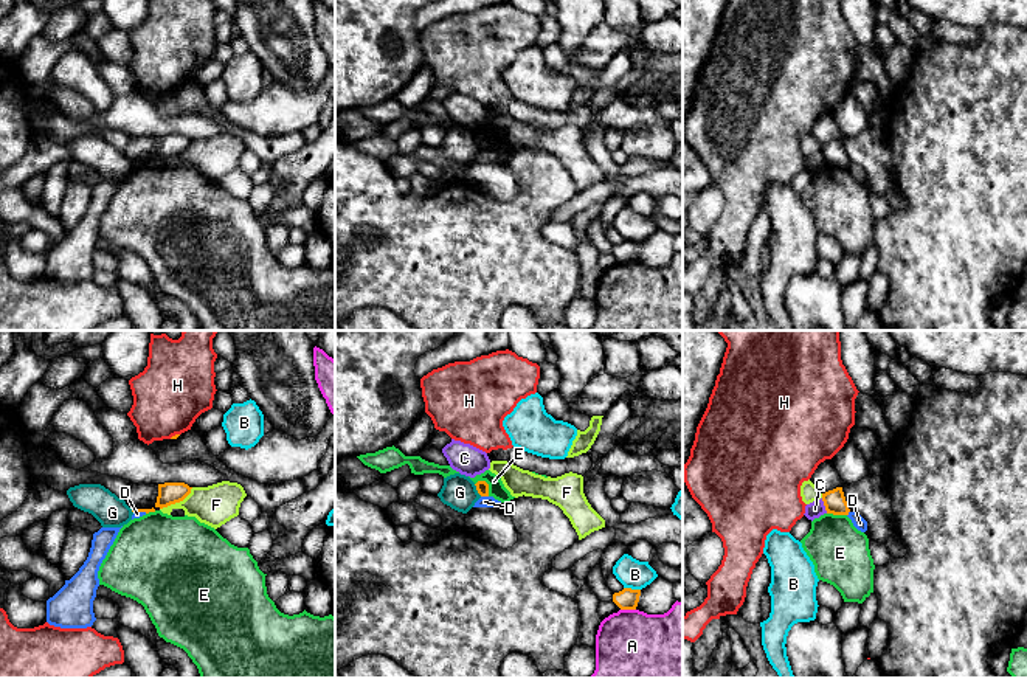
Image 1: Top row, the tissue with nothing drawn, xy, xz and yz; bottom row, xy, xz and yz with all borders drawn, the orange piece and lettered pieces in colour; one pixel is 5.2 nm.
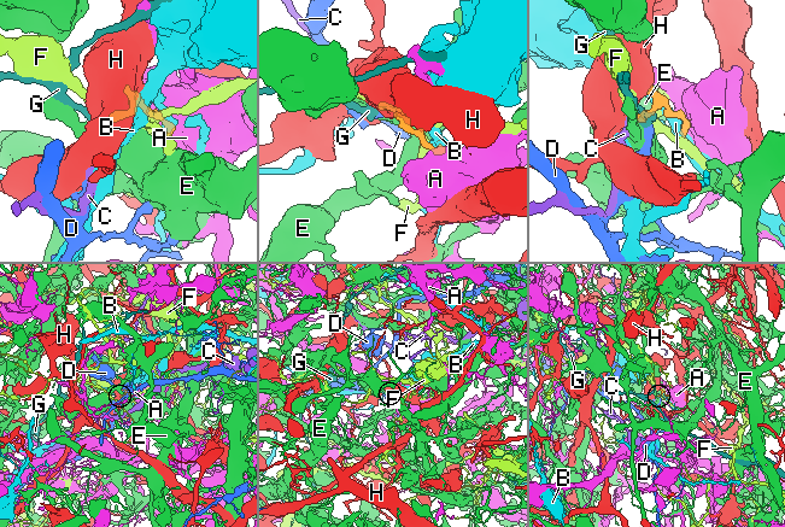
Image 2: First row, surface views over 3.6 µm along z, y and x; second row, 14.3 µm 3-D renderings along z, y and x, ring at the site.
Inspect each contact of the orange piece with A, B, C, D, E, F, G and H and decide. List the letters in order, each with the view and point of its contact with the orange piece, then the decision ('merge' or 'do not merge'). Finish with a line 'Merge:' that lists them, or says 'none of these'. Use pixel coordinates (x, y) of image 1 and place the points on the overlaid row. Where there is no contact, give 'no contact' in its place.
A: xz (629, 608) | do not merge
B: xz (630, 588) | do not merge
C: yz (824, 505) | do not merge
D: xz (484, 495) | do not merge
E: xz (487, 486) | do not merge
F: xy (177, 501) | do not merge
G: xz (477, 489) | do not merge
H: xy (176, 435) | do not merge
Merge: none of these

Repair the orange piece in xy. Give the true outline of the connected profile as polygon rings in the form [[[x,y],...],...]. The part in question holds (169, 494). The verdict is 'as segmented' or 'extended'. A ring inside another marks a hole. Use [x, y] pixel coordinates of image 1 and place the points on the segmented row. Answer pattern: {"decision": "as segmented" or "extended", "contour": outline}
{"decision": "as segmented", "contour": [[[185,483],[158,484],[158,496],[157,496],[155,507],[163,509],[171,504],[183,501],[191,493],[191,489],[192,487],[189,487]]]}

